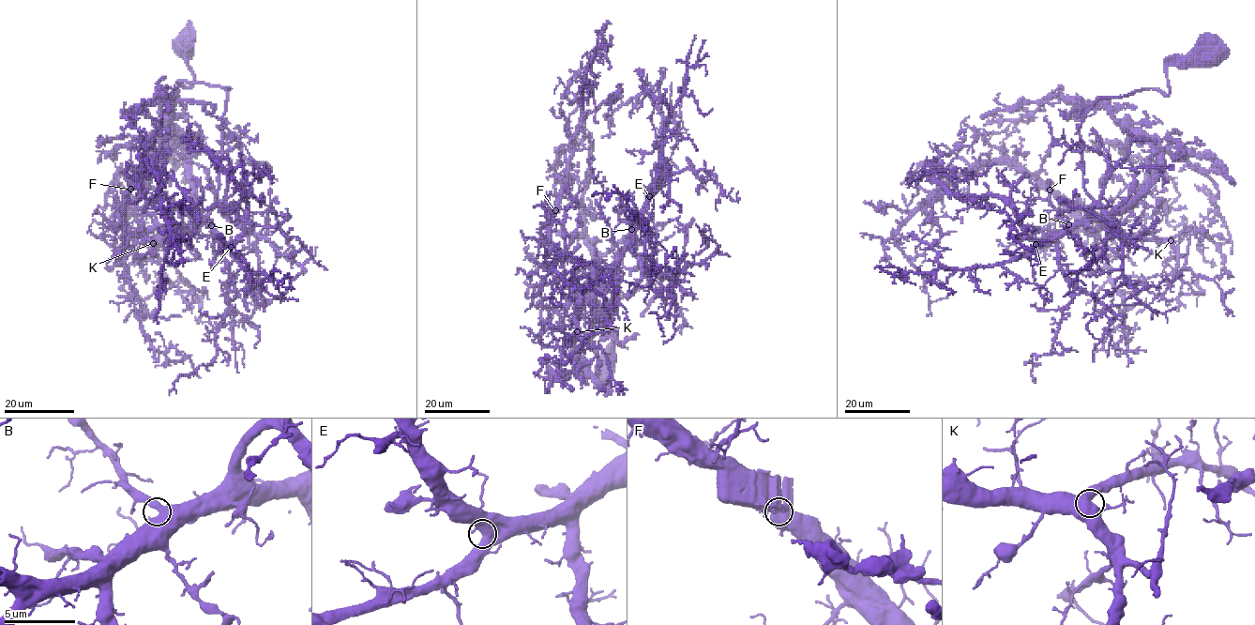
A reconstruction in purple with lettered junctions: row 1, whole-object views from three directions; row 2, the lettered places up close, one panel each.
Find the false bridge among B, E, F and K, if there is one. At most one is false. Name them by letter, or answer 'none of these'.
none of these

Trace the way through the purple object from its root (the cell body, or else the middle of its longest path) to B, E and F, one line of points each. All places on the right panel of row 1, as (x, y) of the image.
B: (1212, 53), (1170, 65), (1168, 94), (1142, 88), (1095, 103), (1080, 129), (1093, 205), (1068, 224)
E: (1212, 53), (1170, 65), (1168, 94), (1142, 88), (1095, 103), (1080, 129), (1093, 205), (1035, 244)
F: (1212, 53), (1170, 65), (1168, 94), (1100, 98), (1086, 113), (1088, 215), (1109, 227), (1089, 230), (1050, 190)

